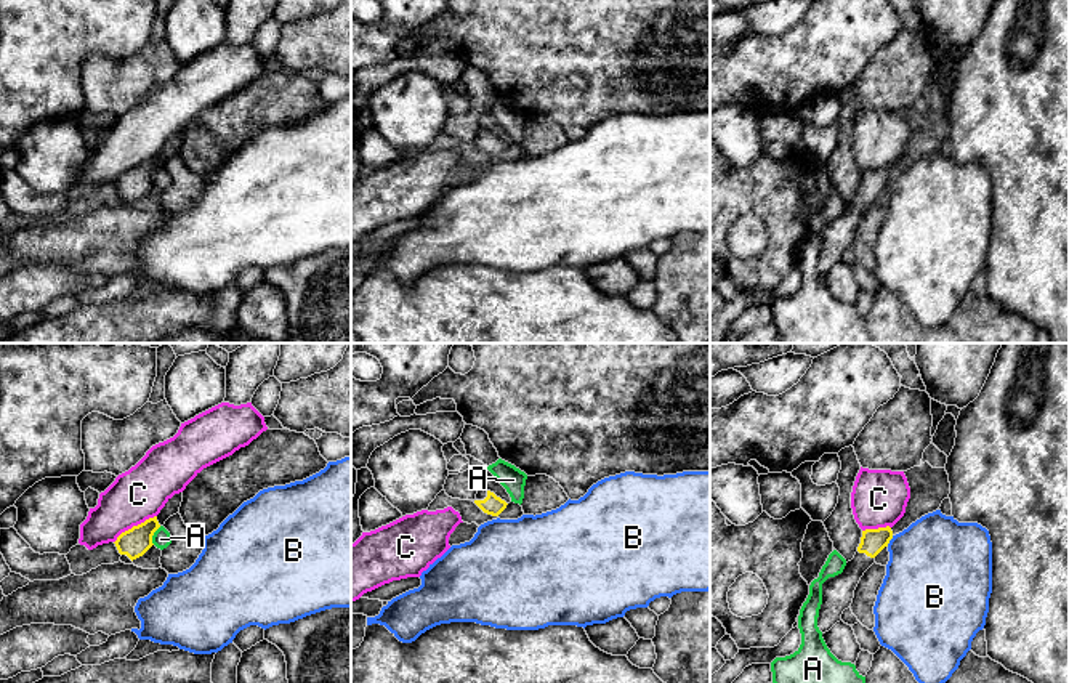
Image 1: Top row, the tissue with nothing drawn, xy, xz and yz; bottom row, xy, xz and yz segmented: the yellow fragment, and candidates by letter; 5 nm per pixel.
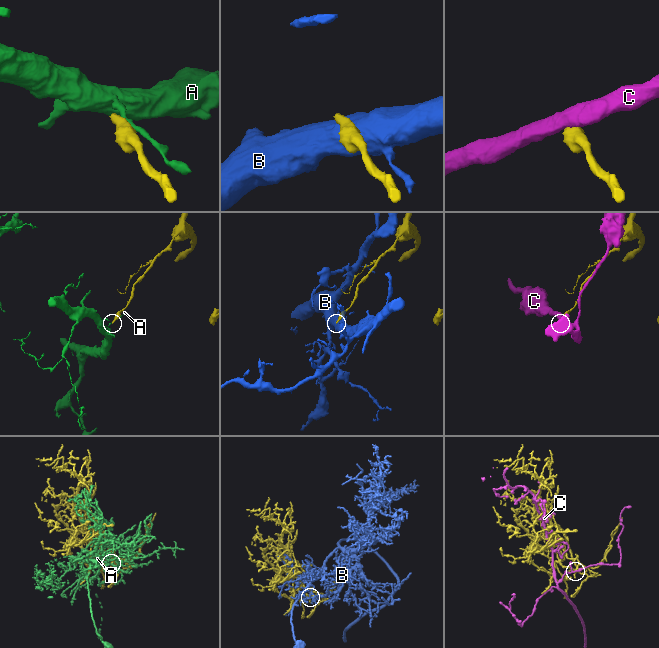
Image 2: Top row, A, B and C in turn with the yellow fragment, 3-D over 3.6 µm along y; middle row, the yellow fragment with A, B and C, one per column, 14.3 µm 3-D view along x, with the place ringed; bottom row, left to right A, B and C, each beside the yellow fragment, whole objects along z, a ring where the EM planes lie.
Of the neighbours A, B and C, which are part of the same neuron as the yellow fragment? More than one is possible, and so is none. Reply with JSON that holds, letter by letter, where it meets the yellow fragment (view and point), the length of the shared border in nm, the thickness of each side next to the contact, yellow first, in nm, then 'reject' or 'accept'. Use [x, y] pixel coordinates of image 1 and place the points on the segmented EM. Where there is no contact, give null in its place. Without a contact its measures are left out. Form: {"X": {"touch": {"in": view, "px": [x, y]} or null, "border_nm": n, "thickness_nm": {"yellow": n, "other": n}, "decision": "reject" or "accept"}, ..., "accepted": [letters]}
{"A": {"touch": {"in": "xy", "px": [153, 534]}, "border_nm": 100, "thickness_nm": {"yellow": 150, "other": 90}, "decision": "reject"}, "B": {"touch": {"in": "yz", "px": [890, 539]}, "border_nm": 70, "thickness_nm": {"yellow": 120, "other": 440}, "decision": "reject"}, "C": {"touch": {"in": "xy", "px": [133, 526]}, "border_nm": 260, "thickness_nm": {"yellow": 150, "other": 260}, "decision": "reject"}, "accepted": []}

